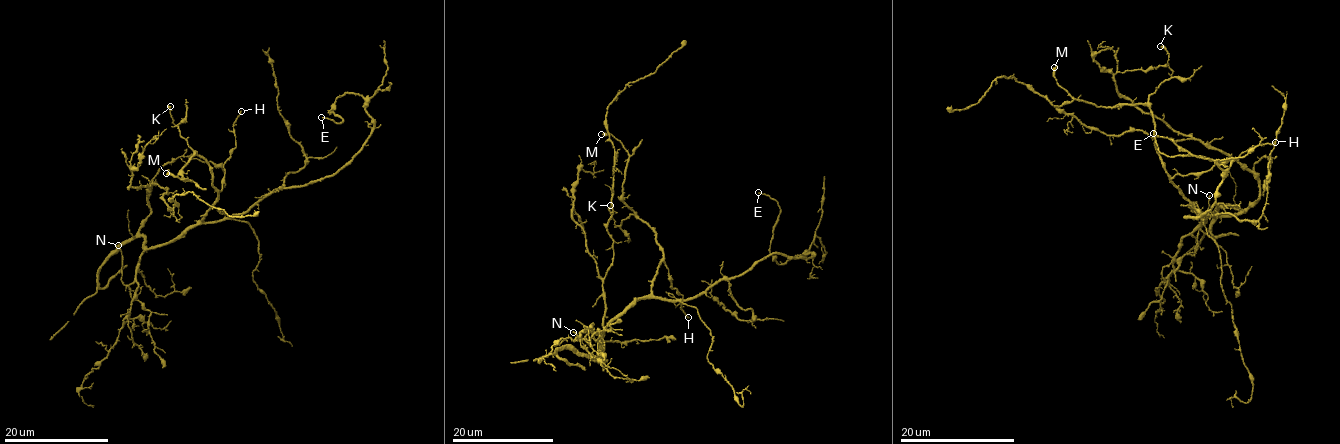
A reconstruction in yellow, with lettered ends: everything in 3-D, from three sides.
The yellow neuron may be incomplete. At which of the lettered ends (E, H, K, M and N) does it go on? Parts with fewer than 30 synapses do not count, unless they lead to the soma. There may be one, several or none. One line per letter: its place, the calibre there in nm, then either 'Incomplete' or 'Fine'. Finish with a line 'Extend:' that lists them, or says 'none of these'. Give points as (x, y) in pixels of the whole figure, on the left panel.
E: Place: (321, 117). Thickness 160 nm. Fine
H: Place: (241, 111). Thickness 160 nm. Fine
K: Place: (170, 106). Thickness 240 nm. Fine
M: Place: (166, 173). Thickness 400 nm. Fine
N: Place: (118, 245). Thickness 170 nm. Fine
Extend: none of these

